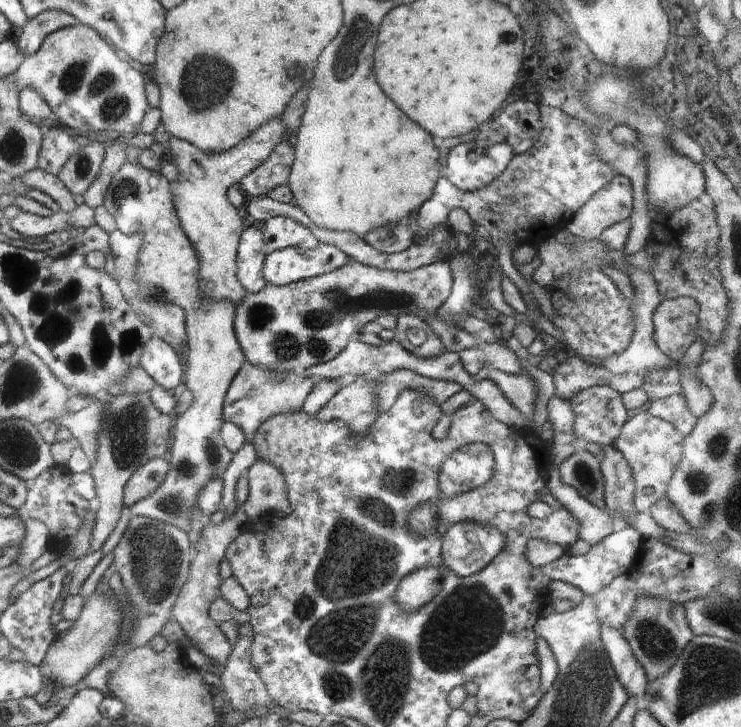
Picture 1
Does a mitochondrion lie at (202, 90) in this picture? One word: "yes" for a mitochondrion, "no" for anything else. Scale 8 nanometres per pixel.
yes

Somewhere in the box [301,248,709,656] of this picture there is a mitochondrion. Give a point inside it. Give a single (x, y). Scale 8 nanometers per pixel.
(583, 475)

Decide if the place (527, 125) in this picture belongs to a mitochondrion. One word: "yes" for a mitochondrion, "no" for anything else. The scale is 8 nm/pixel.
no

